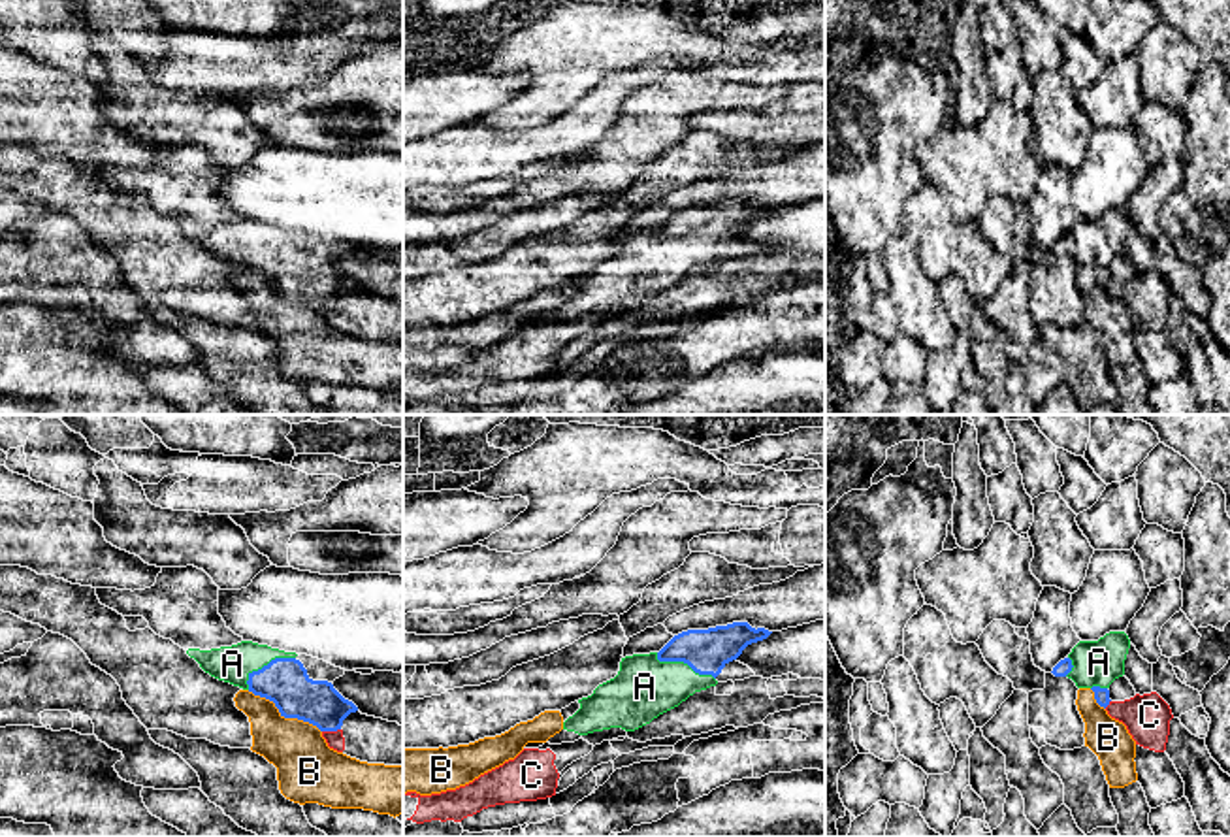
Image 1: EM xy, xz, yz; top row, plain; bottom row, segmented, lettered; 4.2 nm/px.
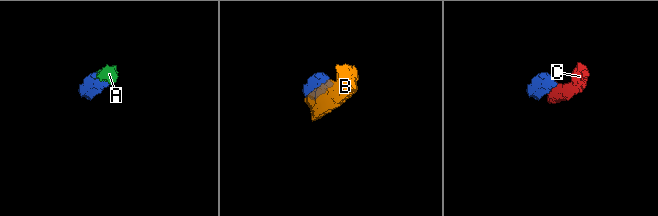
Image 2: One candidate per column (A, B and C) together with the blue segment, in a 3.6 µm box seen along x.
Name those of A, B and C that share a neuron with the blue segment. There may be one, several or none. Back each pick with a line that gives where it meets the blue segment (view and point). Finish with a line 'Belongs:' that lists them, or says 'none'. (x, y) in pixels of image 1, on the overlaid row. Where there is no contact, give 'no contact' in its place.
A: meets blue in xz at (684, 662)
Belongs: A

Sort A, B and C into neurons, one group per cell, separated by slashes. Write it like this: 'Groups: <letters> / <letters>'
Groups: A / B / C

